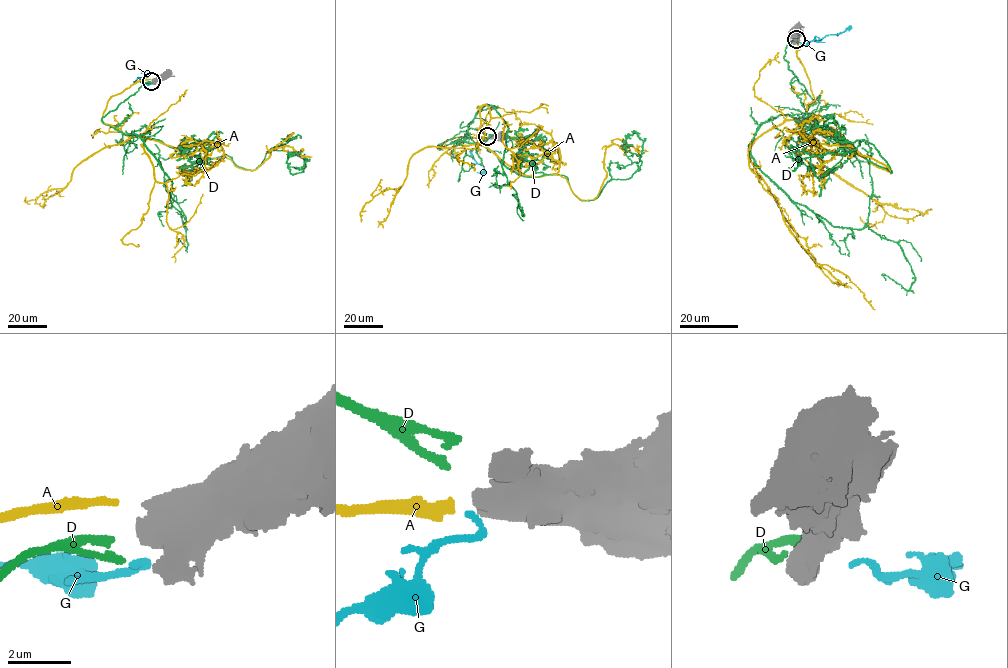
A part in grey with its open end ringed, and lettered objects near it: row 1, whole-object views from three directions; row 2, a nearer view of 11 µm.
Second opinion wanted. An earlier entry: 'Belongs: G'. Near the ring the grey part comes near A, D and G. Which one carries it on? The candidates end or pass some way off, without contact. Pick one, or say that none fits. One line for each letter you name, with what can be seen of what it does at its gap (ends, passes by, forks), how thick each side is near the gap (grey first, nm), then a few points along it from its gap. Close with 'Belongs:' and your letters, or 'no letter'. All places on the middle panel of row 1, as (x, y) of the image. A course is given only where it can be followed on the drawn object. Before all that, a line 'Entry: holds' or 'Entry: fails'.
Entry: fails
D: it ends; calibres 650 and 200 nm; course (486, 135), (438, 147), (477, 143), (519, 174), (564, 175), (583, 200), (638, 169), (623, 146), (636, 133)
Belongs: D

